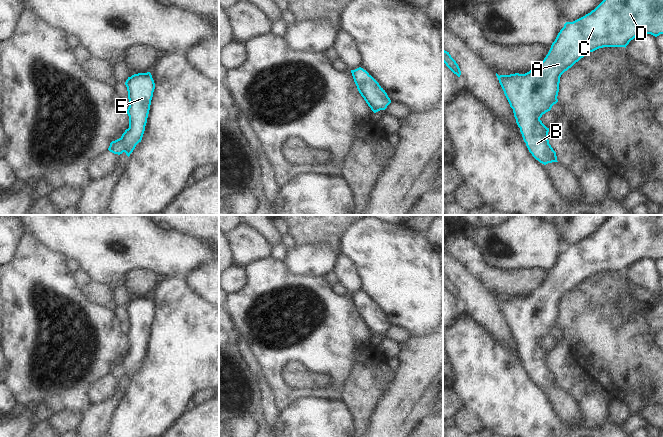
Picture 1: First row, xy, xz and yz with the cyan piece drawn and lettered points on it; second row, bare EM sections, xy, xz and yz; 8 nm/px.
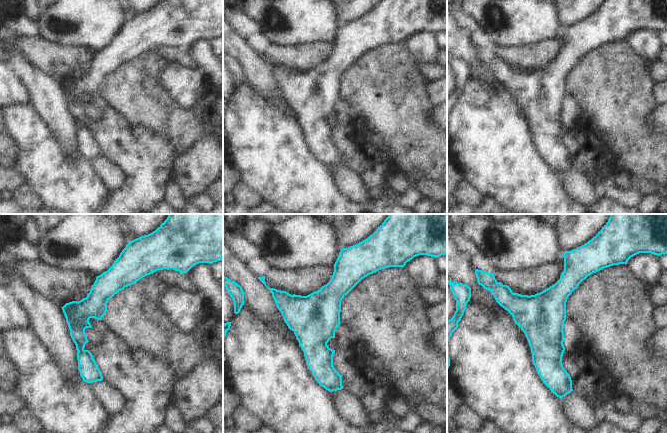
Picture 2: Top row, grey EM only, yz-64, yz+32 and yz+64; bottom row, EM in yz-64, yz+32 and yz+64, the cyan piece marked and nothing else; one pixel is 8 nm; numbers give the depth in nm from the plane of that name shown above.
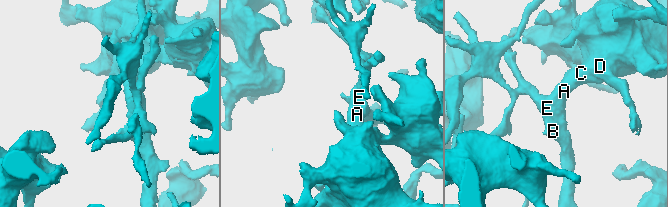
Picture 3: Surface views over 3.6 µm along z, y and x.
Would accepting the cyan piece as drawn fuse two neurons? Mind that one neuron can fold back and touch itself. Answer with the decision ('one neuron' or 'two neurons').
one neuron

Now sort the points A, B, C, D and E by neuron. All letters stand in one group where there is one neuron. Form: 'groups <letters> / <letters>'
groups A B C D E

